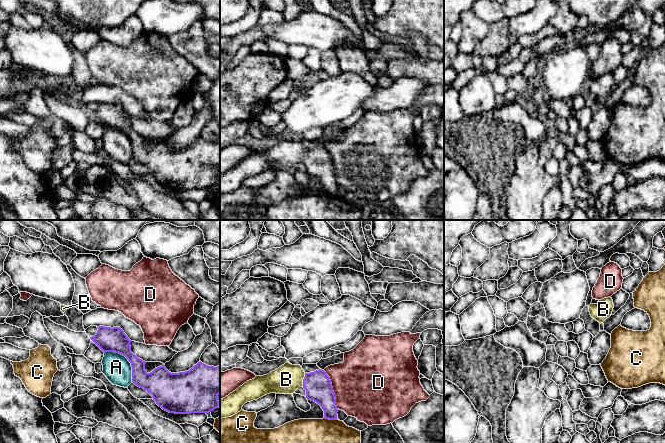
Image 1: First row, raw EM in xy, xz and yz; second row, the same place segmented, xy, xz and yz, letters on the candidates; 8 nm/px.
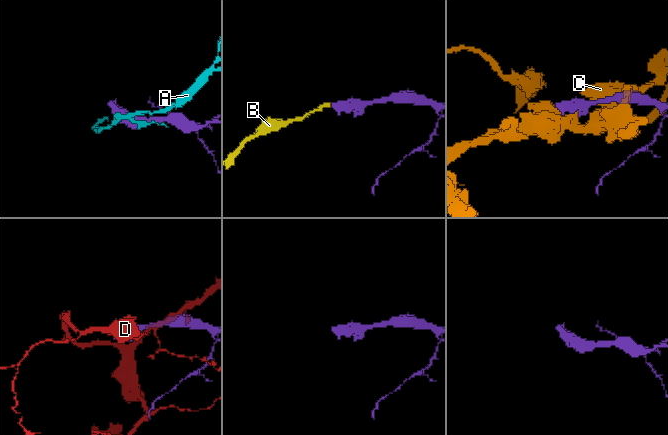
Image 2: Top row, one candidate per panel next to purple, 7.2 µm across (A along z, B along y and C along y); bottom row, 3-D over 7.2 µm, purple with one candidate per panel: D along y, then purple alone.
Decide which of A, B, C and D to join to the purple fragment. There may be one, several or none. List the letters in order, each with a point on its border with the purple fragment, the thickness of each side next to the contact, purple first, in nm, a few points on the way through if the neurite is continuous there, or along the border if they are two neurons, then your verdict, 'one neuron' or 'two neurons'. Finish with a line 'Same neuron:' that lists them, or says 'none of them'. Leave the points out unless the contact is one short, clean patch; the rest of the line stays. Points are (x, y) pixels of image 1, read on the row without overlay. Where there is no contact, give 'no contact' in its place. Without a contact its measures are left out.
A: meets purple in xy at (127, 134); 200 nm thick on the purple side, 220 nm on the other; two neurons
B: meets purple in xz at (303, 156); 220 nm thick on the purple side, 220 nm on the other; runs through xz (318, 162), (313, 158), (303, 156), (286, 155); one neuron
C: meets purple in xz at (330, 195); 200 nm thick on the purple side, 400 nm on the other; two neurons
D: meets purple in xz at (332, 166); 220 nm thick on the purple side, 480 nm on the other; two neurons
Same neuron: B

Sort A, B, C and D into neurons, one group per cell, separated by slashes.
A / B / C / D

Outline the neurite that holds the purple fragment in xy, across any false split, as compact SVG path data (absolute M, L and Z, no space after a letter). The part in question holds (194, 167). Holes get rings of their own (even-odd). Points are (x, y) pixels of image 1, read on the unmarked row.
M97 103L97 109L90 115L105 129L115 128L125 132L131 139L132 158L146 166L153 173L156 180L163 186L175 190L209 189L219 183L220 170L220 142L208 142L201 137L190 146L179 149L169 148L165 141L155 144L148 149L146 138L131 128L131 116L120 103Z

